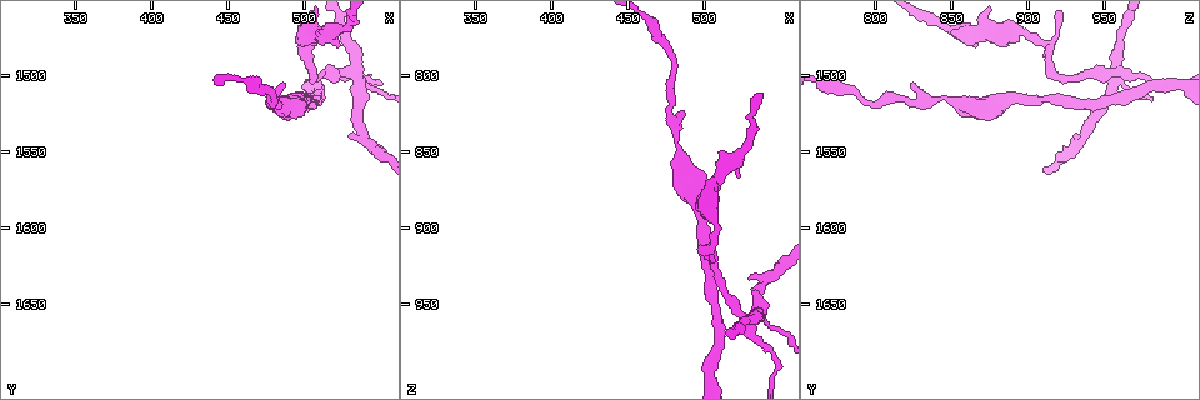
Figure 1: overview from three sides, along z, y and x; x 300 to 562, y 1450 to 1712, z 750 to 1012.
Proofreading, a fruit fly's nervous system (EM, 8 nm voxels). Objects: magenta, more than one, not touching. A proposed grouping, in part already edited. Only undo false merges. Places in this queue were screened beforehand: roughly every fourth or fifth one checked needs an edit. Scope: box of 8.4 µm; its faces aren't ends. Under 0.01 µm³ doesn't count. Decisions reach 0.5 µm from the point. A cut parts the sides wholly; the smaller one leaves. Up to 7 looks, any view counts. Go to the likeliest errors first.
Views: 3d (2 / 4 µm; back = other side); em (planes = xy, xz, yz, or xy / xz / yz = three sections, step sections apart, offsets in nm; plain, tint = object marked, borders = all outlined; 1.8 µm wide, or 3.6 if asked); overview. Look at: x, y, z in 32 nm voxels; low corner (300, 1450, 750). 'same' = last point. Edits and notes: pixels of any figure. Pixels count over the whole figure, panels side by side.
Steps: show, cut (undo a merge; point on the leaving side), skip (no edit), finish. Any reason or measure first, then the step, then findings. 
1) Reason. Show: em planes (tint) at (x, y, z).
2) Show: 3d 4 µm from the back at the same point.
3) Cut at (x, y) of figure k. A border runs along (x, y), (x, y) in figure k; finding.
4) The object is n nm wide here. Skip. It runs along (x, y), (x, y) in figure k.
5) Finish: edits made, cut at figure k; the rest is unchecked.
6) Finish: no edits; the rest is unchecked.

Sudden change in width. Show: 3d 4 µm at (532, 1496, 956).

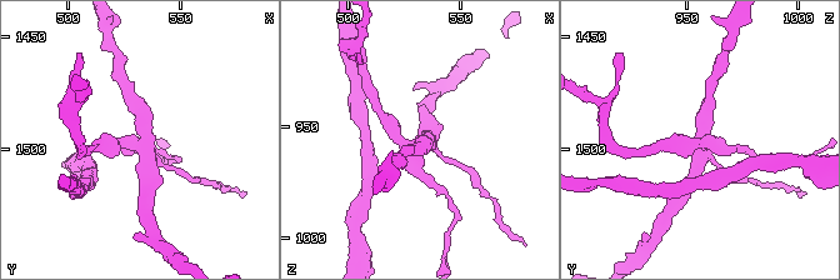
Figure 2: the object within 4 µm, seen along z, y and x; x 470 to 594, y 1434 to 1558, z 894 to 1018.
Now the EM. Show: em 3.6 µm yz step 8 (tint) at (534, 1497, 957).

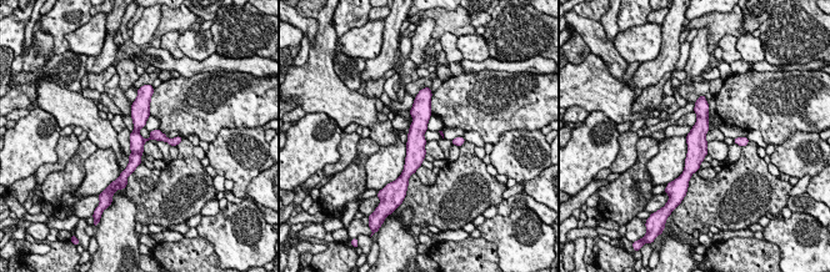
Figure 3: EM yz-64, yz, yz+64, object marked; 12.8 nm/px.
Show: em 3.6 µm planes (borders) at the same point.

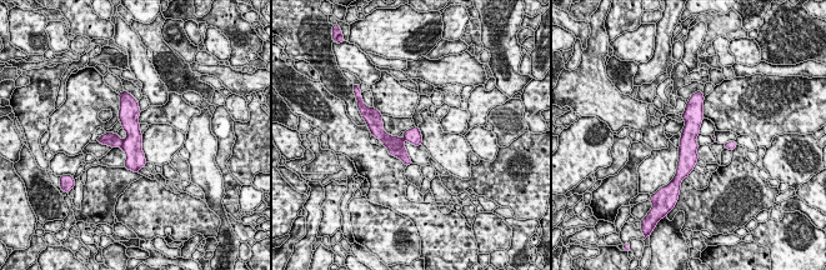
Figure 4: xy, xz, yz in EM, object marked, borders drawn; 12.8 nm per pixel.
Cut at (133, 145) of figure 4. A border runs along (124, 140), (120, 146) in figure 4; two neurons meet here.

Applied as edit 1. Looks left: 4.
Show: overview.

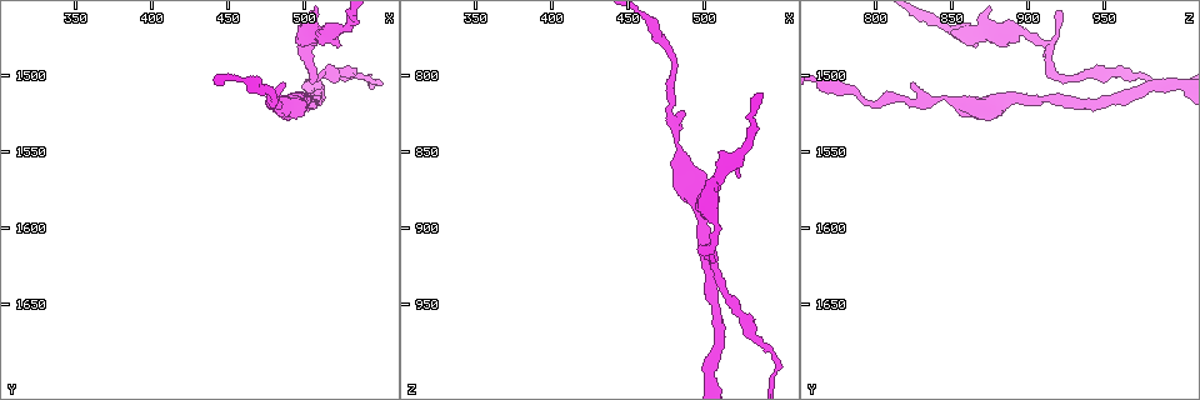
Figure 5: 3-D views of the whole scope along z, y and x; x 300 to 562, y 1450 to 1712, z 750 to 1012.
Thick turns thin. Show: 3d 2 µm at (506, 1476, 906).

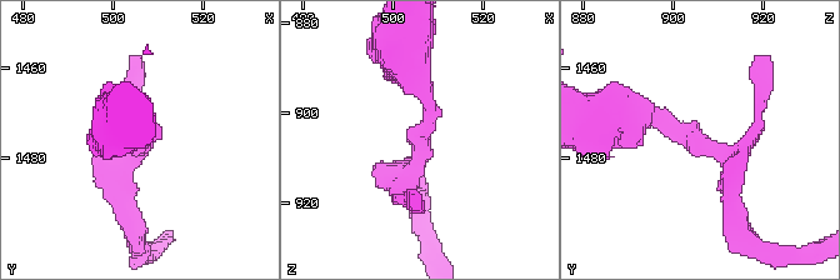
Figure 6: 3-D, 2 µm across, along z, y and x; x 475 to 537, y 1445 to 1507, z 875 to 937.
Shape alone is not enough. Show: em xz step 16 (borders) at (506, 1478, 909).

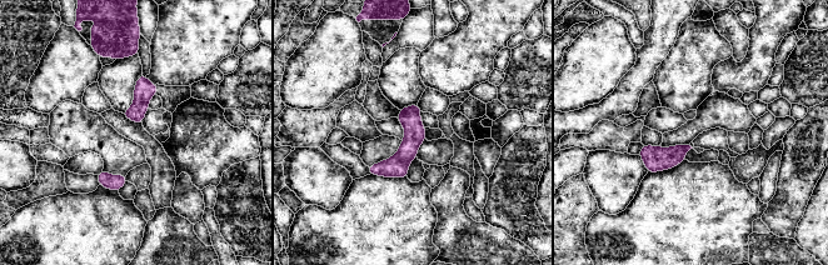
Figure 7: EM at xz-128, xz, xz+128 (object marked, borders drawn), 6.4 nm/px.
Skip. It runs along (415, 108), (408, 150), (372, 171) in figure 7; all the same neuron.

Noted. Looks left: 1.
Thin neck. Show: em planes (tint) at (482, 1516, 844).

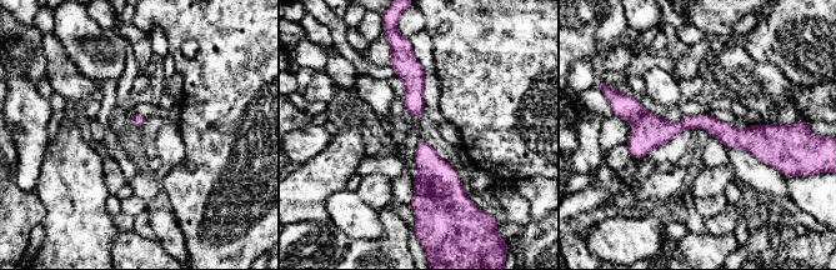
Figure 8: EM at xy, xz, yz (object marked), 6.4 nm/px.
Skip. Continuous, no second neuron.

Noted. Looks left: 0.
Finish: edits made, cut at figure 4; the rest is unchecked.

